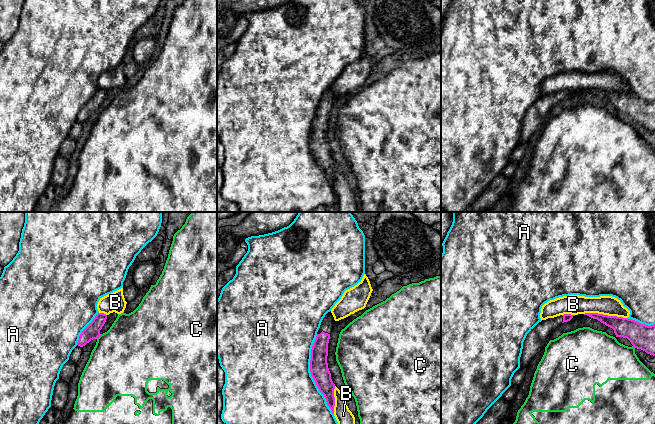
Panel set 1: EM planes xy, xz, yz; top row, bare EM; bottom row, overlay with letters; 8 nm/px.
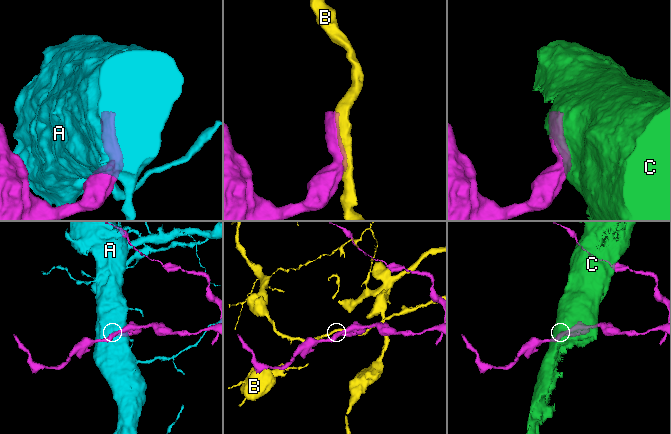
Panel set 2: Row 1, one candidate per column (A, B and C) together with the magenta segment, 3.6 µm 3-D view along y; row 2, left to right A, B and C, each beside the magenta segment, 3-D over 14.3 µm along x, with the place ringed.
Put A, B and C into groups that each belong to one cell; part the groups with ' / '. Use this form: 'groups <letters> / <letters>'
groups A / B / C

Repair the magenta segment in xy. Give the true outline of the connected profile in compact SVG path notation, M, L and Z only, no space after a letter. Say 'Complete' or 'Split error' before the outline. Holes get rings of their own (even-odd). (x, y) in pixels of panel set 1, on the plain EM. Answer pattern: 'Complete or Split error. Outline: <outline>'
Complete. Outline: M98 89L93 97L80 110L77 121L83 123L91 116L97 115L101 111L100 106L104 102L106 95L106 90Z

